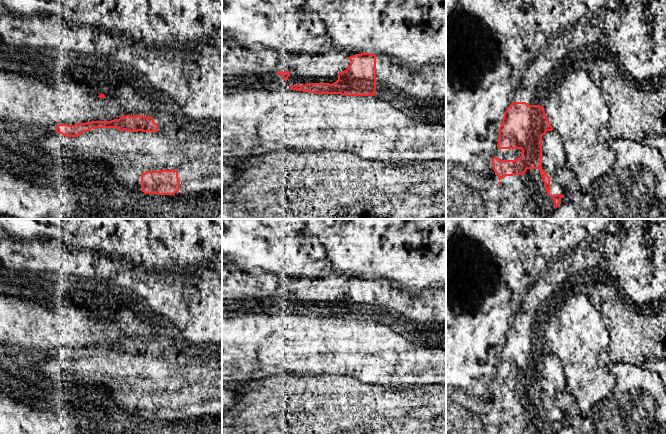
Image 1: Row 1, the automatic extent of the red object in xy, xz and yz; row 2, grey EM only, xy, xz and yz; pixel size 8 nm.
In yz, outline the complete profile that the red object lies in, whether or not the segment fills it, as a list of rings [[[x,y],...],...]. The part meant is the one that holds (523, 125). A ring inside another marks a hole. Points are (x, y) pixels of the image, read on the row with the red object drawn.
[[[512,102],[504,112],[502,124],[499,127],[498,149],[521,149],[522,153],[516,160],[500,160],[497,157],[491,159],[493,170],[498,179],[506,176],[524,175],[527,169],[539,169],[544,182],[547,194],[554,200],[554,213],[552,219],[579,219],[577,211],[577,201],[571,195],[551,195],[550,177],[542,169],[542,136],[547,131],[554,130],[551,126],[544,107],[540,105],[530,105],[526,102]]]

